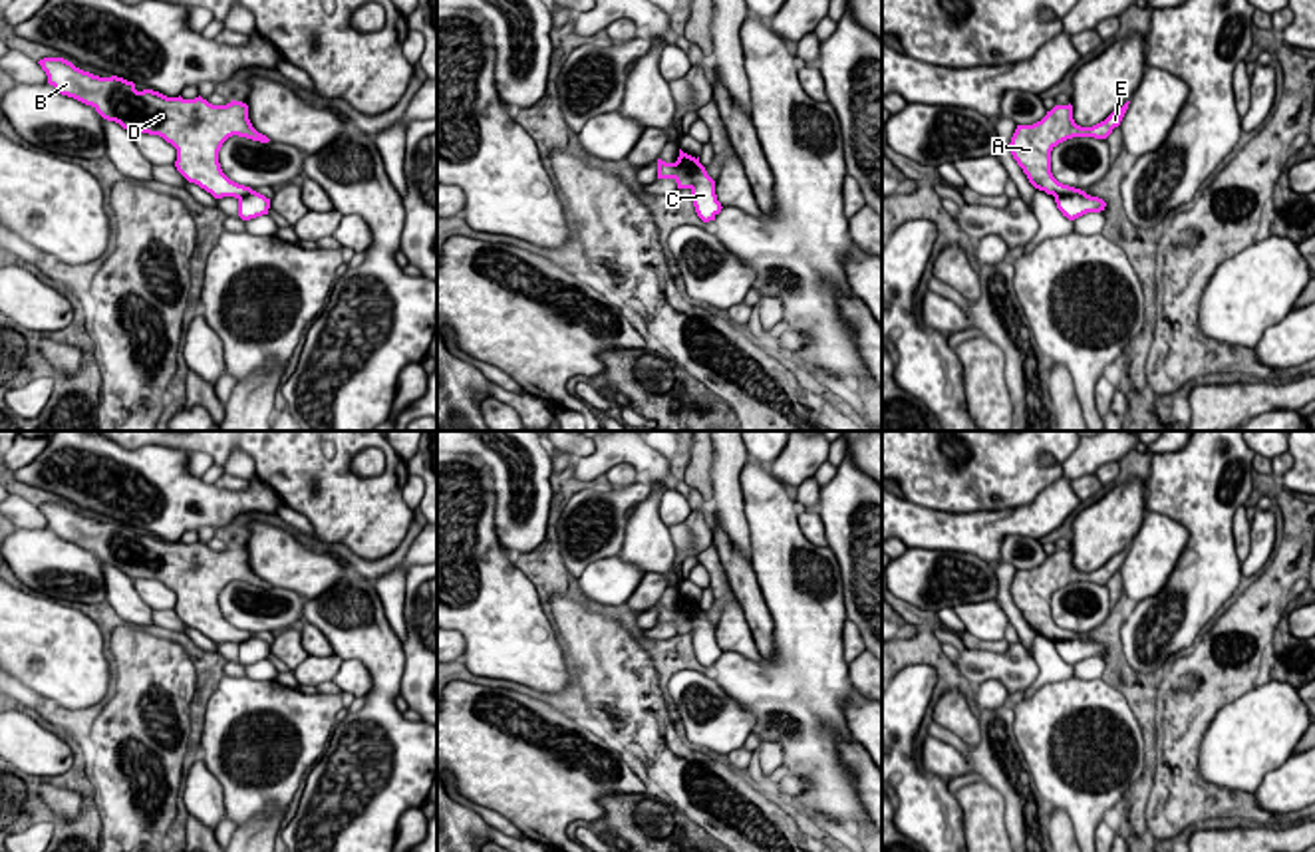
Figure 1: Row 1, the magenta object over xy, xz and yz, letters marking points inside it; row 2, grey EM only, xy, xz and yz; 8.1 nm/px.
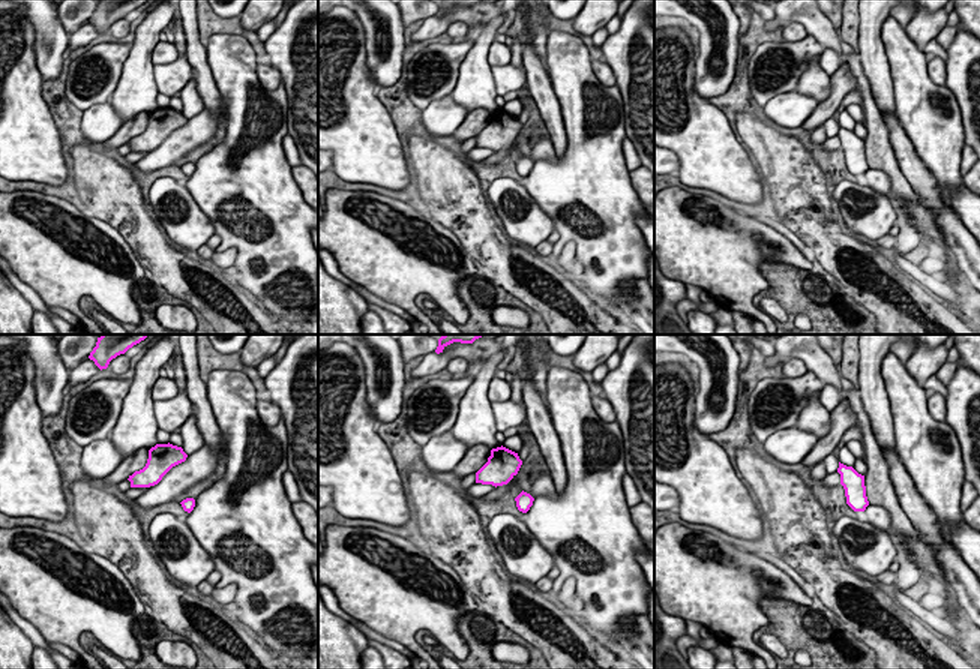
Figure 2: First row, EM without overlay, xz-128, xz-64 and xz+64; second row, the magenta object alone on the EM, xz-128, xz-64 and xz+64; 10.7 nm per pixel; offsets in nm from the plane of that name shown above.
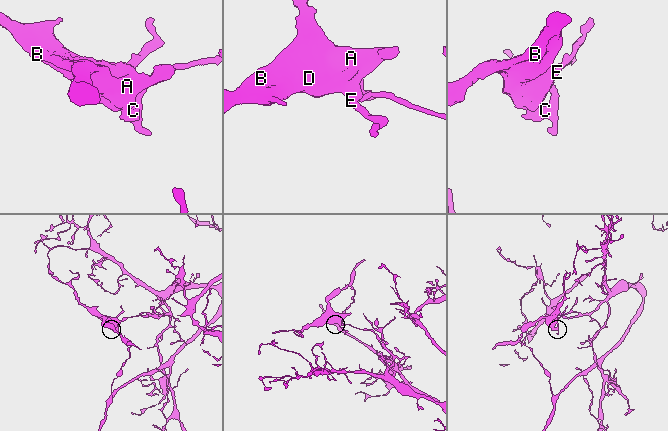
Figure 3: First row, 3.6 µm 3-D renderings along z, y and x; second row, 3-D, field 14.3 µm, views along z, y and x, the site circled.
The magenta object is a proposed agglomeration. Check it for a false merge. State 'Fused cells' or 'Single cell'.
Fused cells

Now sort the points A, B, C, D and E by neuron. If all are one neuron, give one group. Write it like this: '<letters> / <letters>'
A B D E / C

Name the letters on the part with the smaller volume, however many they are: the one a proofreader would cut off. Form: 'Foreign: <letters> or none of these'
Foreign: A, B, D, E

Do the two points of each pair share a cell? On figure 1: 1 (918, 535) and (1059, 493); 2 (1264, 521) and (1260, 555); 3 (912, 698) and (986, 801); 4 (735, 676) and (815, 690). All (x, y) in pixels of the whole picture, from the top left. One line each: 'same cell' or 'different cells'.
1: same cell
2: same cell
3: different cells
4: same cell

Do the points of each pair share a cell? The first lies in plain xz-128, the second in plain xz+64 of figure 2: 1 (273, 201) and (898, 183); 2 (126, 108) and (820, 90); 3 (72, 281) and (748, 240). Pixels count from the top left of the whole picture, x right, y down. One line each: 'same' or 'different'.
1: different
2: same
3: same

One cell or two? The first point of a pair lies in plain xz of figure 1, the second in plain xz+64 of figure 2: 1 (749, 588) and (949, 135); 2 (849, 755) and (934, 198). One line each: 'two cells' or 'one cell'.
1: two cells
2: one cell

